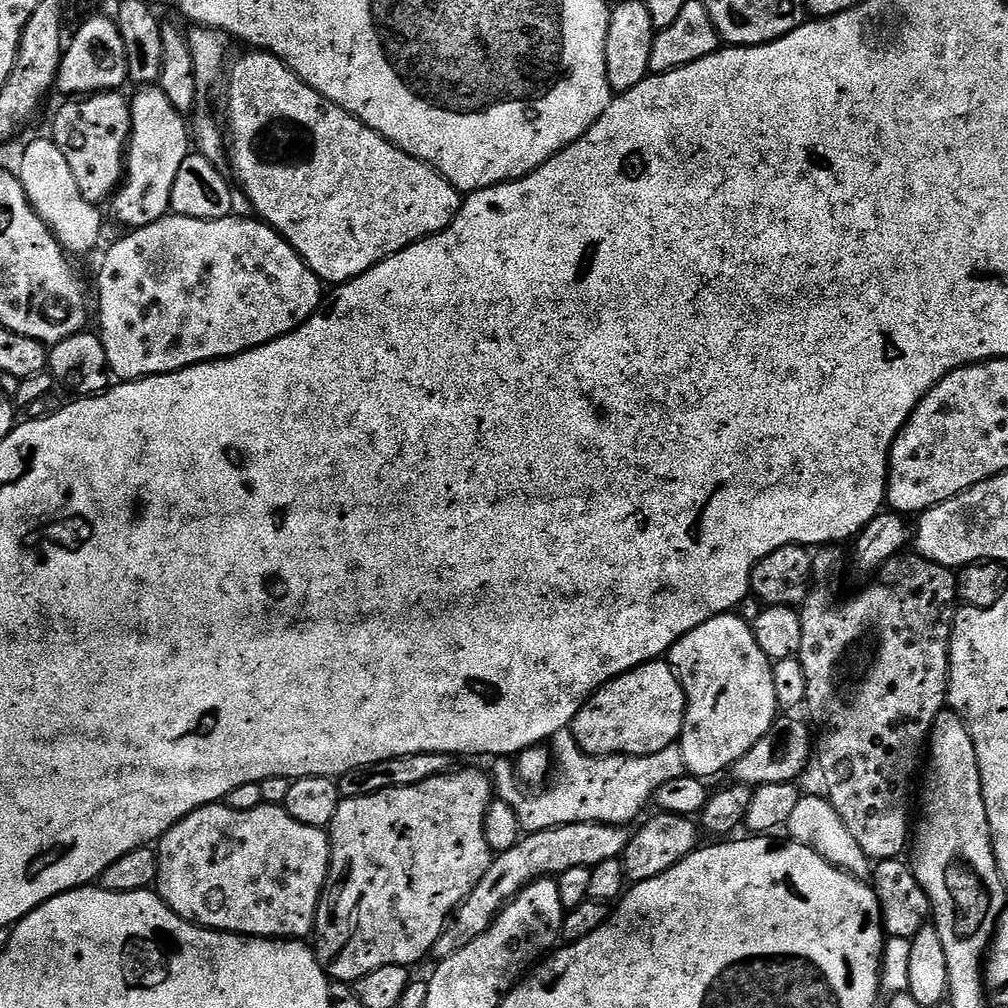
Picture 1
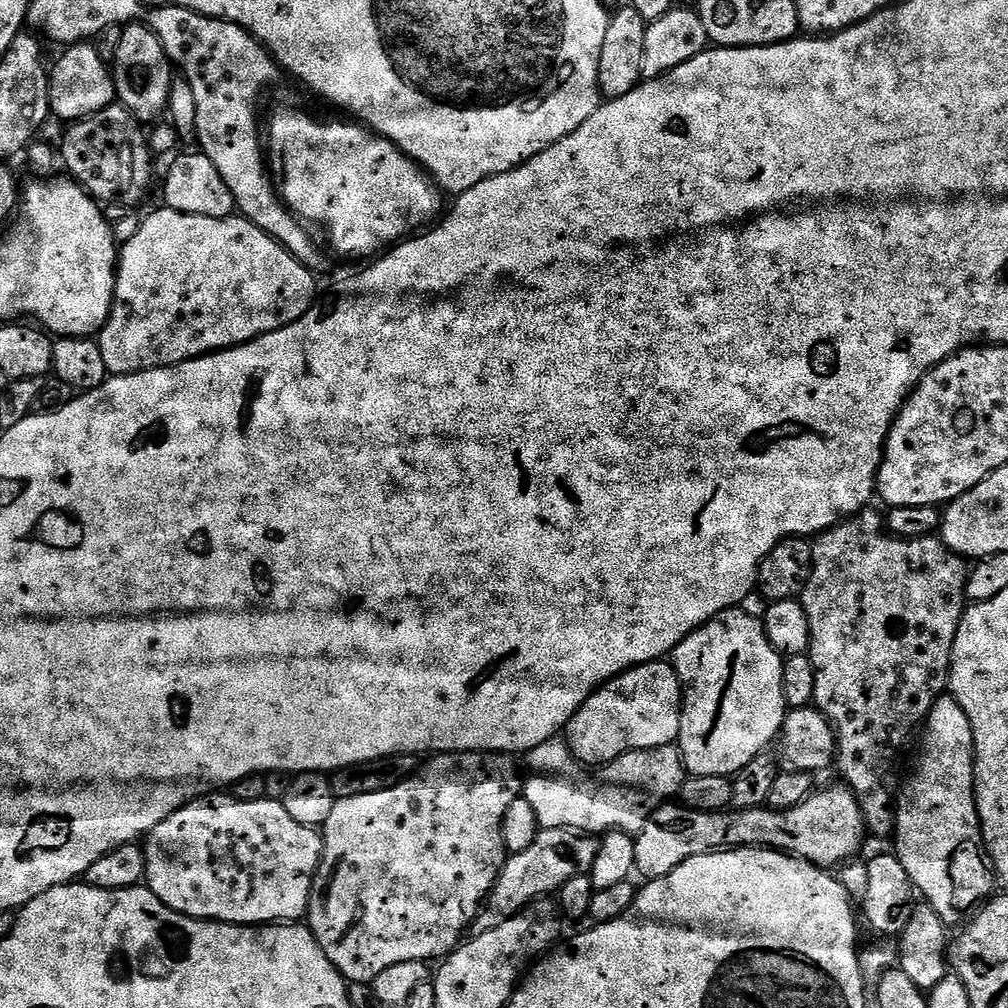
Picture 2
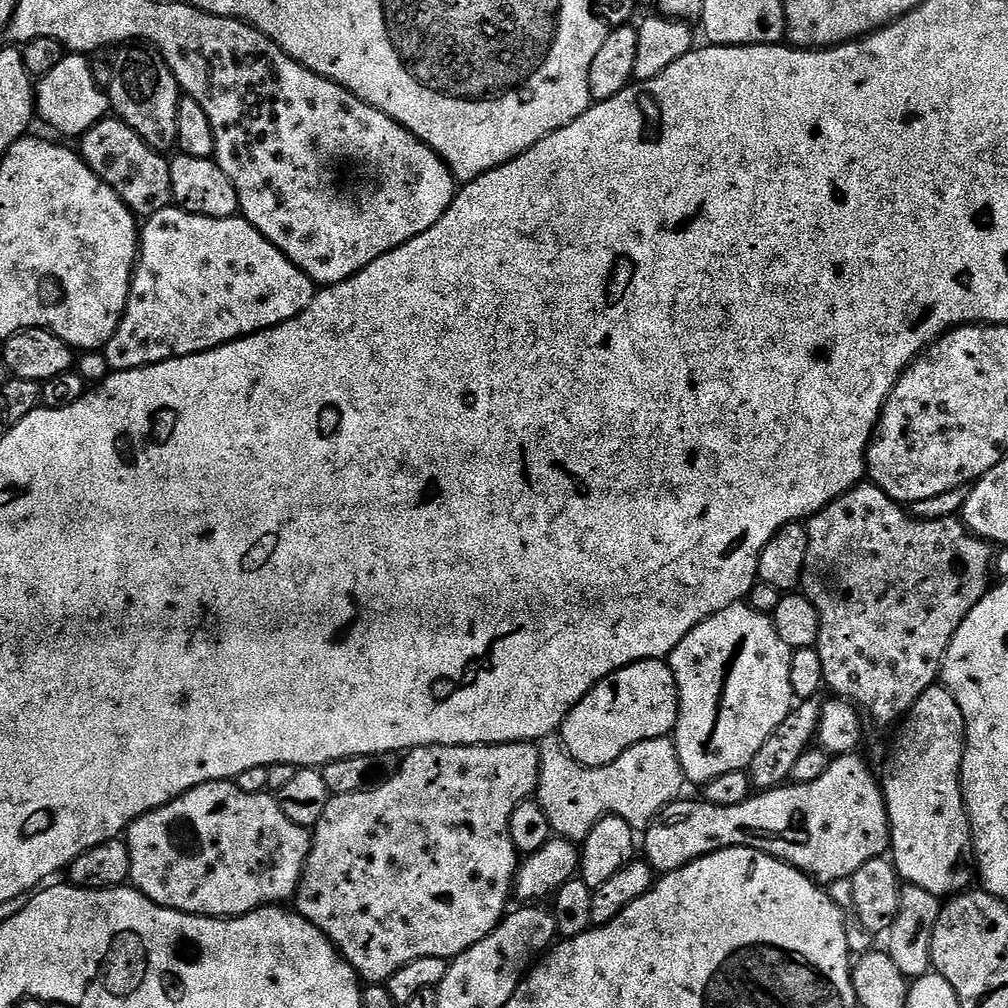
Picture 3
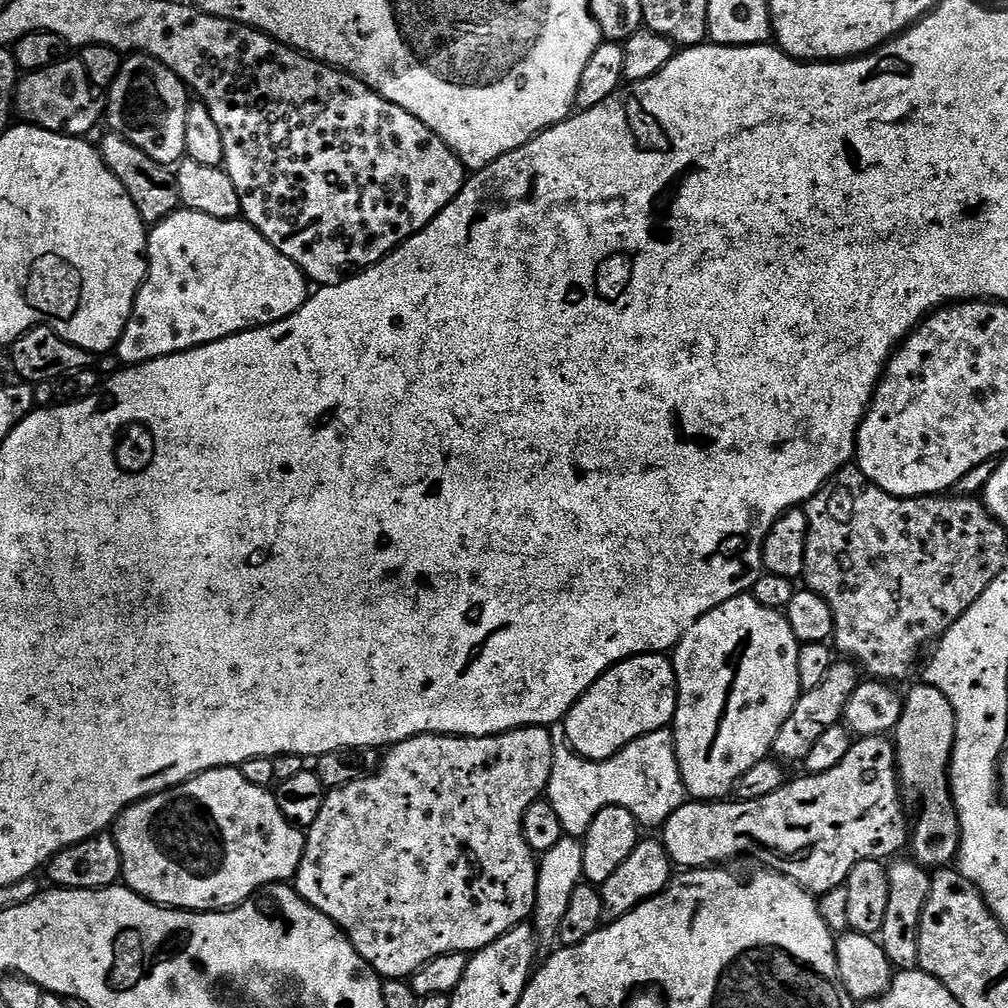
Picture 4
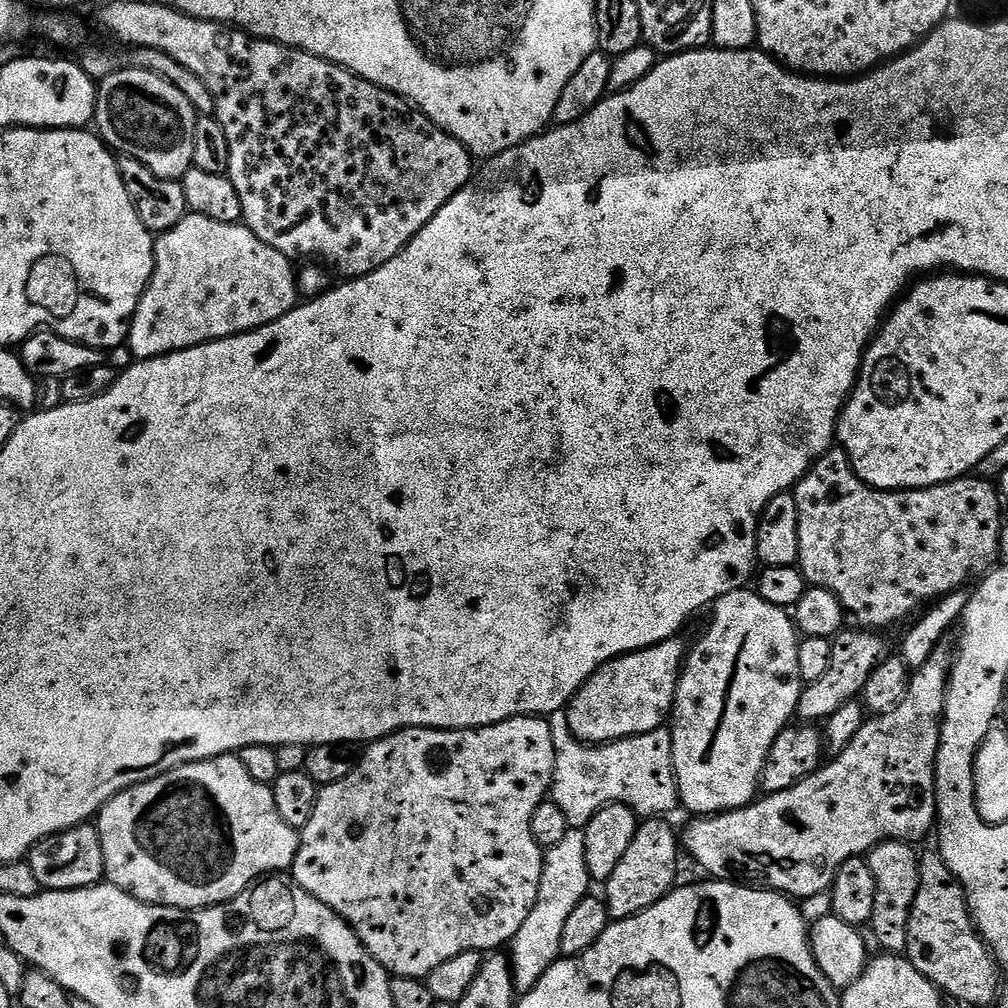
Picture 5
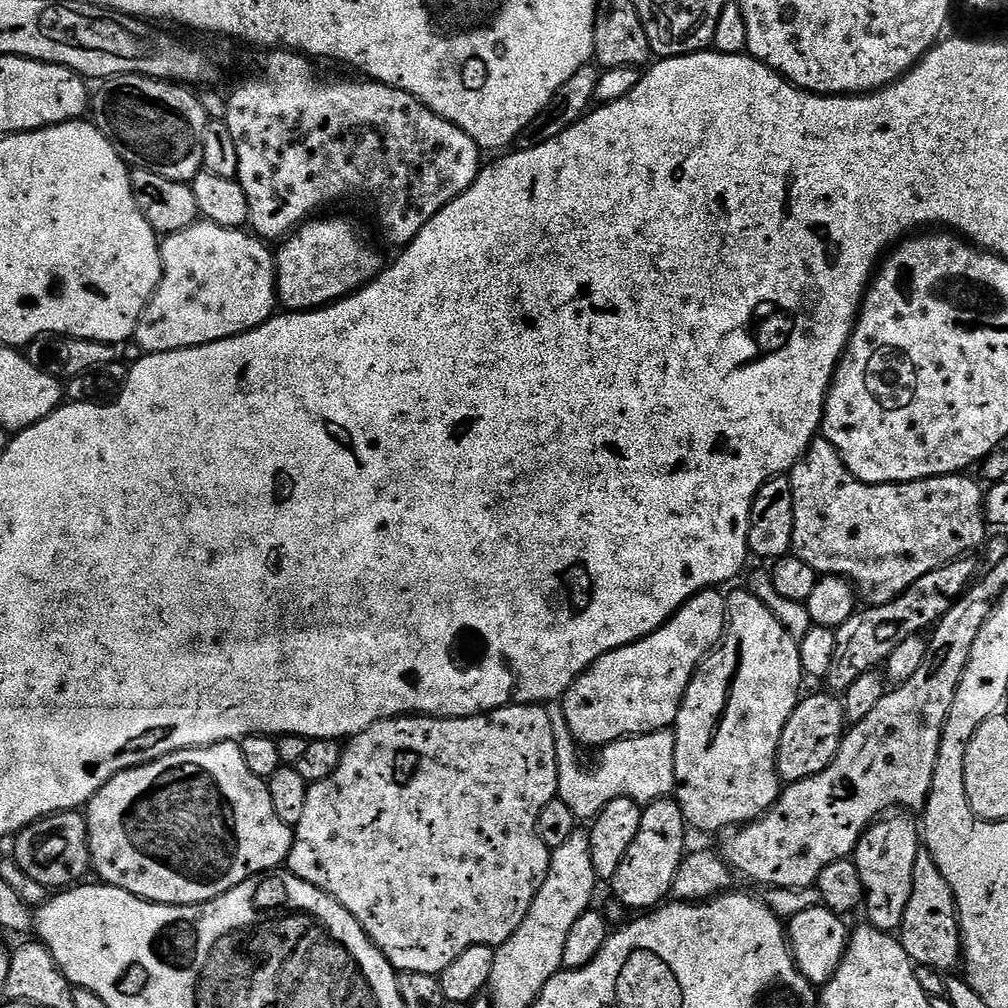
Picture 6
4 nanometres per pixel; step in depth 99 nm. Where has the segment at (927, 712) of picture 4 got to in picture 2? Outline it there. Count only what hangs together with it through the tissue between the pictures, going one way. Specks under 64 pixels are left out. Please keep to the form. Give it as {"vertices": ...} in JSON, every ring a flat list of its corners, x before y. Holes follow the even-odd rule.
{"vertices":[[945,694,934,702,930,714,922,725,923,732,924,737,920,740,920,753,916,756,916,765,913,766,908,781,898,788,894,855,902,862,906,874,910,874,917,893,923,899,924,896,928,899,925,900,927,907,934,909,944,919,945,925,953,926,952,924,956,923,959,925,965,919,964,912,971,913,977,906,983,905,998,888,996,873,986,855,976,805,974,730,970,730,970,718,966,718,966,710,958,706,954,697]]}

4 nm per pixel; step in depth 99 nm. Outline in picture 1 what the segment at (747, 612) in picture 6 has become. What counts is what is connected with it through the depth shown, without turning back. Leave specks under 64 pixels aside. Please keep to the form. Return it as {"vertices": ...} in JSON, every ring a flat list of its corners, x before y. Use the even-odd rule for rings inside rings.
{"vertices":[[725,614,702,622,690,634,682,637,666,653,667,663,676,669,676,677,684,691,686,707,684,709,684,729,680,731,678,746,682,750,685,769,691,775,701,778,727,773,754,742,758,742,778,719,776,695,774,694,773,661,762,654,758,638,754,638,752,625,739,614]]}

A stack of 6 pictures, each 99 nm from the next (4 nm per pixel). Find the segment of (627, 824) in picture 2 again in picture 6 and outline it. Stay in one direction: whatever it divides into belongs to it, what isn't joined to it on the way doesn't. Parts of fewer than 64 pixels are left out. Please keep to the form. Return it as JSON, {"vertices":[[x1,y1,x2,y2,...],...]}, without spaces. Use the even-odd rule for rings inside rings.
{"vertices":[[552,702,547,705,550,718,550,730,554,730,554,750,558,758,558,790,556,795,570,811,576,816,577,821,591,822,614,798,630,798,643,806,654,800,662,800,671,797,676,790,676,767,674,766,674,750,676,749,675,731,663,728,657,732,648,732,644,736,626,736,622,740,616,740,612,744,603,745,599,749,600,757,593,762,592,768,583,768,576,757,578,745,572,736,570,726,566,722,564,705,560,702]]}

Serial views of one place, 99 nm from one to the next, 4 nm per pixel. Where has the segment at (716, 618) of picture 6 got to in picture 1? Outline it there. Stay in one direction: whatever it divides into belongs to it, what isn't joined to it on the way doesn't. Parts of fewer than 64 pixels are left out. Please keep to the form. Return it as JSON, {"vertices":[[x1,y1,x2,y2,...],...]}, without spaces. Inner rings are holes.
{"vertices":[[663,659,651,660,599,688,572,720,570,730,590,756,649,756,679,741,685,707,676,669]]}

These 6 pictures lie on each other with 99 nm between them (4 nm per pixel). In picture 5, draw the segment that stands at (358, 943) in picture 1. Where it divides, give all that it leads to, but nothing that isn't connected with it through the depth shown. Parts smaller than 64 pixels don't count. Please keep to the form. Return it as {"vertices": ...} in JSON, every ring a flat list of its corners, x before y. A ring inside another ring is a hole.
{"vertices":[[519,716,518,718,510,718,506,722,498,722,494,726,482,726,481,728,403,728,400,732,392,732,388,736,382,737,381,740,371,741,365,748,368,749,362,752,362,755,357,759,354,771,346,774,346,778,342,778,342,782,326,784,320,788,320,797,316,800,314,814,310,814,310,822,306,822,306,826,299,829,300,845,290,869,291,879,299,888,306,890,314,898,318,898,318,902,330,906,330,910,337,912,356,931,356,936,364,944,368,953,392,976,405,976,415,980,427,978,434,970,434,966,442,966,442,962,450,962,450,958,455,958,458,954,466,954,467,952,488,954,493,950,503,949,500,948,503,944,504,947,511,945,518,930,522,930,522,922,526,922,530,910,534,910,534,902,538,898,538,886,542,882,545,849,541,848,540,843,534,838,534,830,530,830,530,818,534,818,534,810,538,810,538,806,549,795,552,787,554,738,550,734,547,719,539,716]]}

